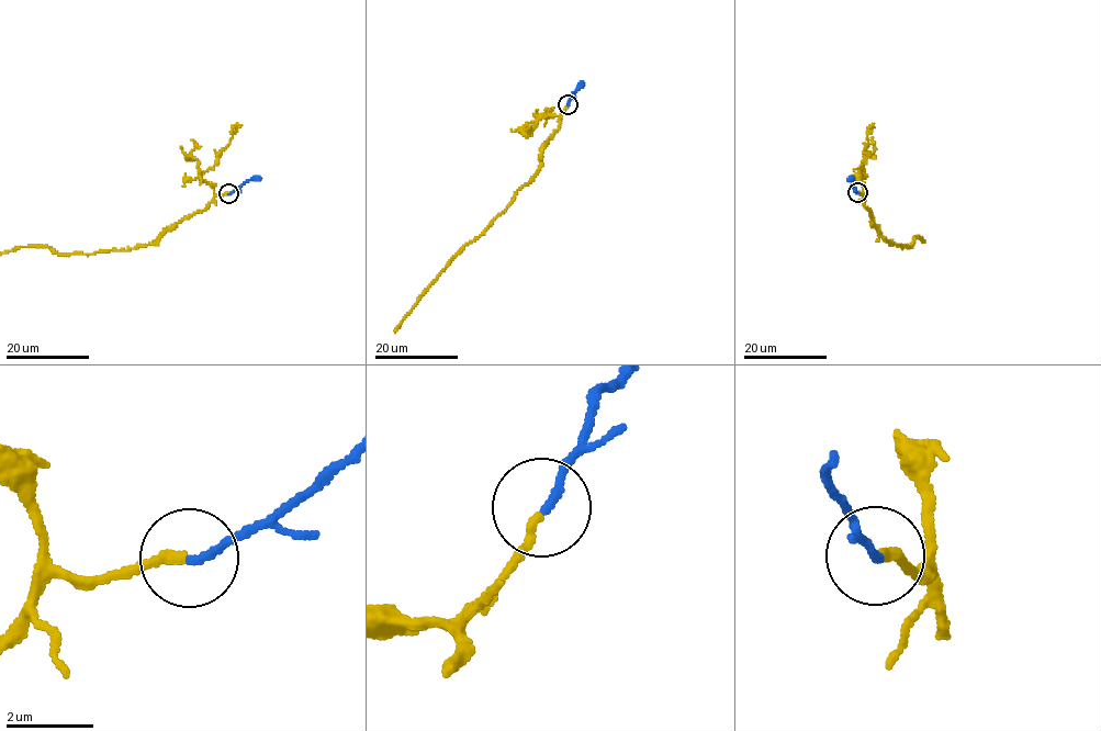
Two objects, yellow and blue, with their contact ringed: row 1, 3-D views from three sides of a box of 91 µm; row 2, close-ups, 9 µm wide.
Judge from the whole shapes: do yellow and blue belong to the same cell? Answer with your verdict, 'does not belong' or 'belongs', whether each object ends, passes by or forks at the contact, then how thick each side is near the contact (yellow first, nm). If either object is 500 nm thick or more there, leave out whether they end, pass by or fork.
belongs | yellow ends | blue ends | 190/170 nm

